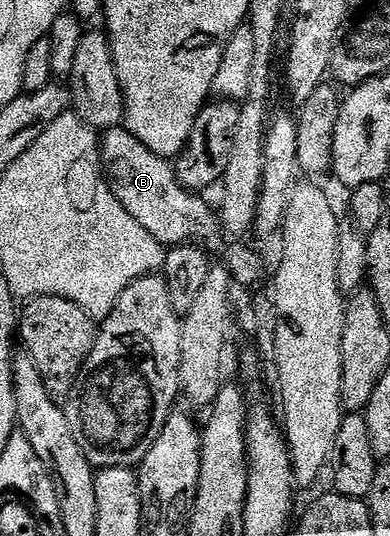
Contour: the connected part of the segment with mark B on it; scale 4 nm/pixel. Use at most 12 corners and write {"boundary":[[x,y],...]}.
{"boundary":[[123,126],[100,150],[114,196],[159,244],[210,255],[217,212]]}

